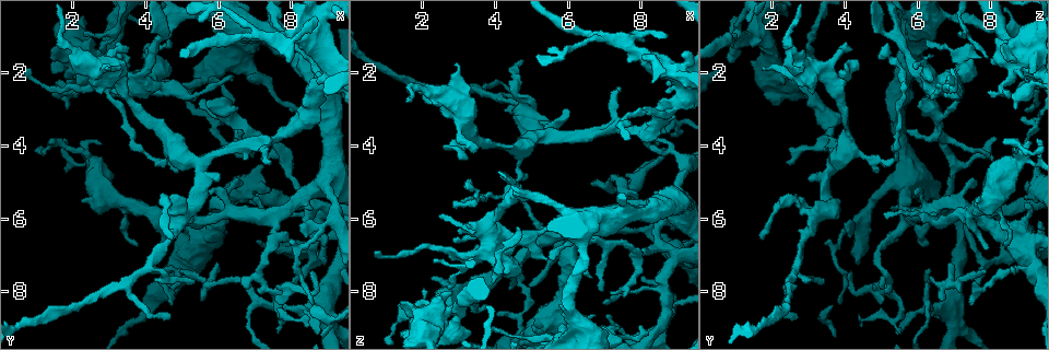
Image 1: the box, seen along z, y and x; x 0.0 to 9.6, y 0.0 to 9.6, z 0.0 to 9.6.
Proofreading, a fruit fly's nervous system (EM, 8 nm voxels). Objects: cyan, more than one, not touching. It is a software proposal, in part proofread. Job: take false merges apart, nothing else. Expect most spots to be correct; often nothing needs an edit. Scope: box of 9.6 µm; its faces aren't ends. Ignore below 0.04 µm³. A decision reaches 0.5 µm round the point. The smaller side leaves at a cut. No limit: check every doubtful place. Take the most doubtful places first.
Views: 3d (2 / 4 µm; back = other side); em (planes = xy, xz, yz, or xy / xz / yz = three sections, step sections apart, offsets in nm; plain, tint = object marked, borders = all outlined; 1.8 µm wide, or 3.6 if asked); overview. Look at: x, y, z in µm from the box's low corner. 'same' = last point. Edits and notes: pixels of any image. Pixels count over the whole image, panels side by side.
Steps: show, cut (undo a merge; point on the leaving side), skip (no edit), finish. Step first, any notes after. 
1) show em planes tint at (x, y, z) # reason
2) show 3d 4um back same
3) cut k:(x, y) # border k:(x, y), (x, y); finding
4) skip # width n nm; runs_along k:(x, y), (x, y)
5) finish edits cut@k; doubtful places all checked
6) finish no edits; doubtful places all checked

show 3d 2um at (9.00, 2.30, 2.90)

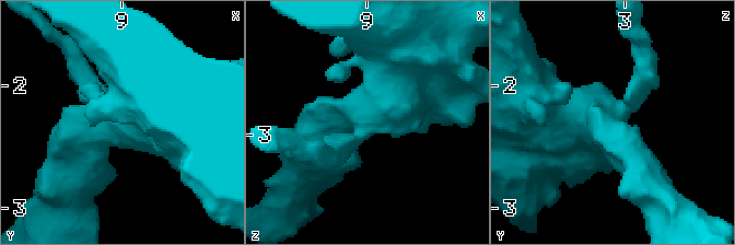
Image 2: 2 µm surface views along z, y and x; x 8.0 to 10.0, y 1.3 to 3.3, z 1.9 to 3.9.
show em planes tint at (8.96, 2.32, 2.84)

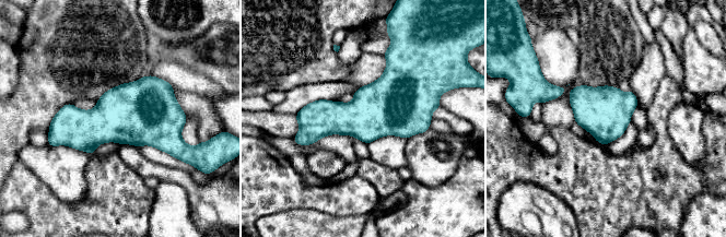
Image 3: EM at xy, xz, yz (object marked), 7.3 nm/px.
skip # all the same neuron

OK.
show 3d 4um at (2.25, 1.75, 8.60) # sharp bend

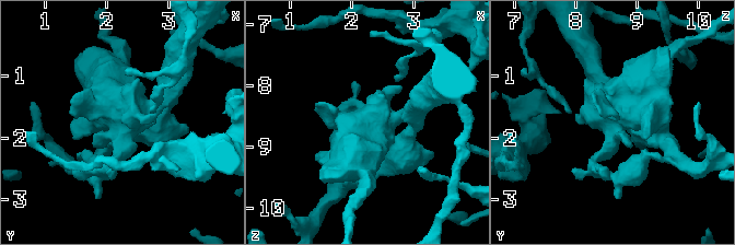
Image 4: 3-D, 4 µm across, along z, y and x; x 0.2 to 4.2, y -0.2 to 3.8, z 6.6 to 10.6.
show em planes tint at (2.25, 1.70, 8.65)

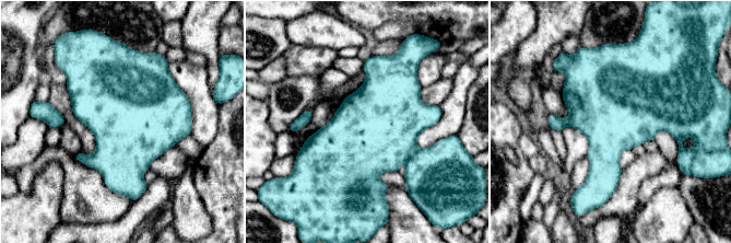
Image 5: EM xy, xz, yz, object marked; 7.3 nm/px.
skip # continuous, no second neuron

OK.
show em 3.6um yz step 8 tint at (2.45, 4.40, 8.65) # thick turns thin

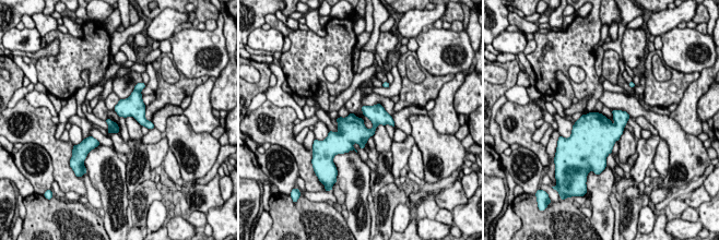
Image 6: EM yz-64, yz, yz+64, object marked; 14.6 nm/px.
show em 3.6um planes borders same

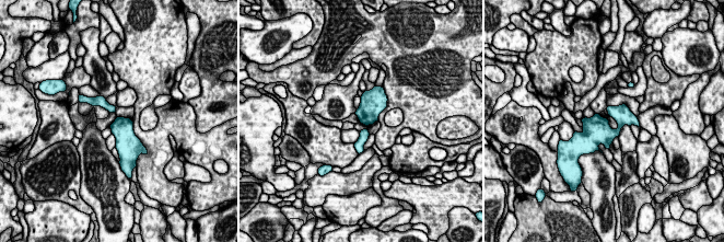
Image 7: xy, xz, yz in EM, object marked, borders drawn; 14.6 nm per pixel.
skip # one neuron here

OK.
finish no edits; doubtful places all checked

